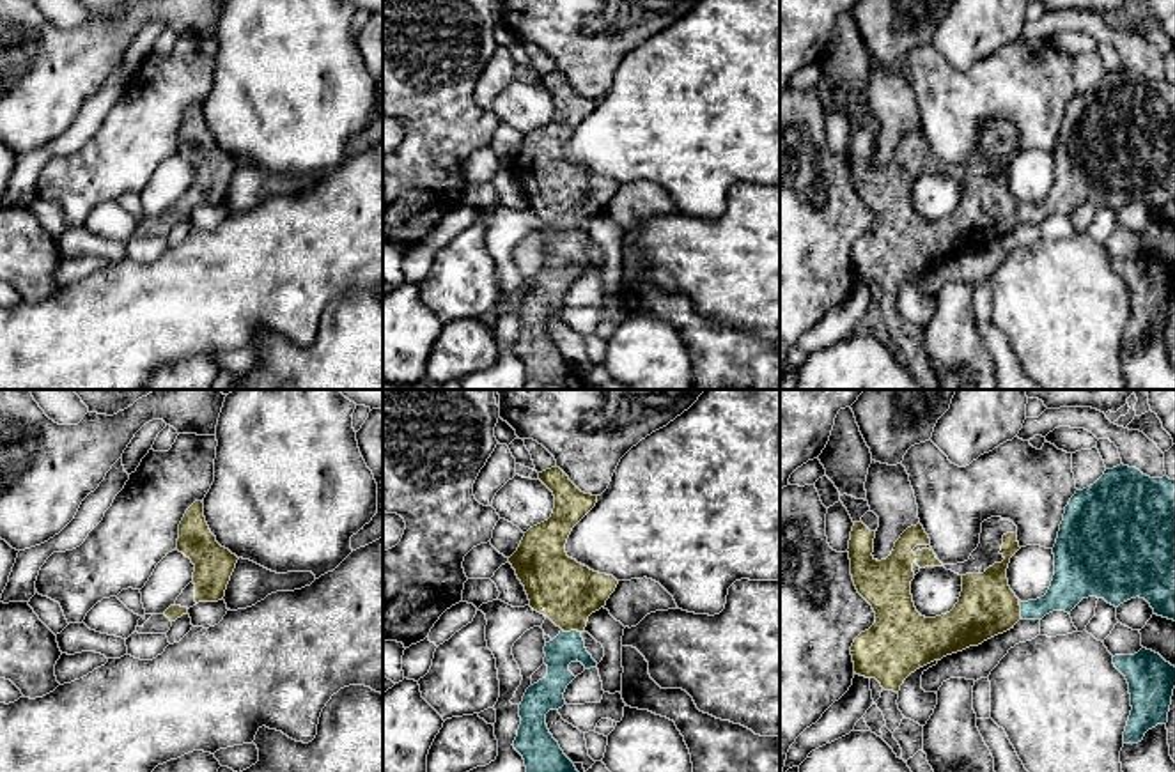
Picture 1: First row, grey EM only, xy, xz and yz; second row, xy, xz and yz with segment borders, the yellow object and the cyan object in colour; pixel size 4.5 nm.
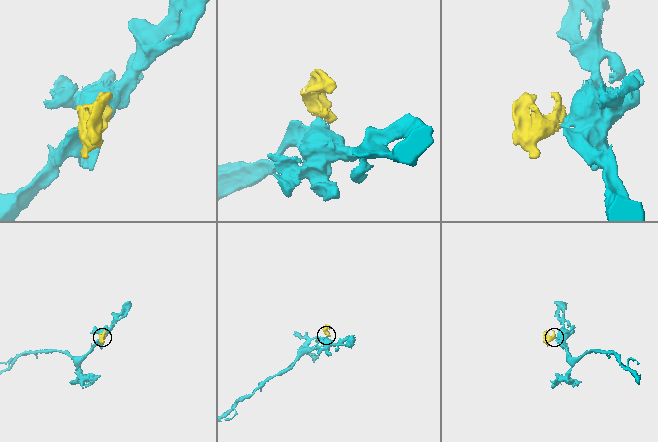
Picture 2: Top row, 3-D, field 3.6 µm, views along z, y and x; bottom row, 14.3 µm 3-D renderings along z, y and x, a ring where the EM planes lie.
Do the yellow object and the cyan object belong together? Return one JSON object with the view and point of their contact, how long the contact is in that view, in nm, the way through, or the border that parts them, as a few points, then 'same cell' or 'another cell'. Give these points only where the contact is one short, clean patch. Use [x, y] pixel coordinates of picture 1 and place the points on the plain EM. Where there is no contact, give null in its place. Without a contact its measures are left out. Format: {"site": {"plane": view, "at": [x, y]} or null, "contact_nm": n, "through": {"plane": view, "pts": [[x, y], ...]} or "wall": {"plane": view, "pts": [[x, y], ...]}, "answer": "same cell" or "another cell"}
{"site": {"plane": "xz", "at": [571, 232]}, "contact_nm": 90, "through": {"plane": "xz", "pts": [[560, 192], [568, 199], [571, 232], [568, 250]]}, "answer": "same cell"}

